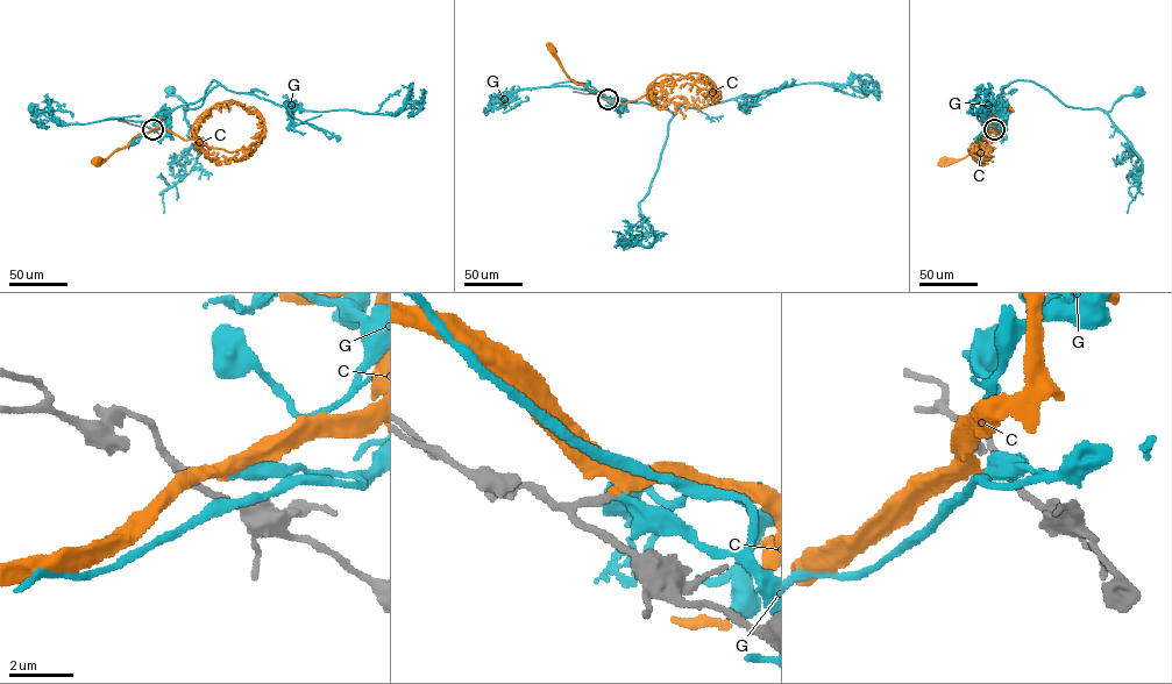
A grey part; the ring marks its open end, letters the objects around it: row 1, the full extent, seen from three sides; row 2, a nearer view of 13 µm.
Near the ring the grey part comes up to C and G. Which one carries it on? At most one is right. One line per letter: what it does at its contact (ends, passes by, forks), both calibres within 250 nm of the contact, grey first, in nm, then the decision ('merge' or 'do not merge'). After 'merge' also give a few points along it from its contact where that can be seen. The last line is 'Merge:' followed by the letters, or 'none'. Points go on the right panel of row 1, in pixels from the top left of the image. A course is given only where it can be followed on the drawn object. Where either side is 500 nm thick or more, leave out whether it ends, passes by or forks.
C: it passes by; 240 nm thick on the grey side, 280 nm on the other; do not merge
G: it ends there; 240 nm thick on the grey side, 360 nm on the other; merge; it runs (994, 129), (1001, 126), (995, 112), (1001, 91), (1015, 80), (1031, 80), (1067, 106), (1106, 112), (1136, 92)
Merge: G

